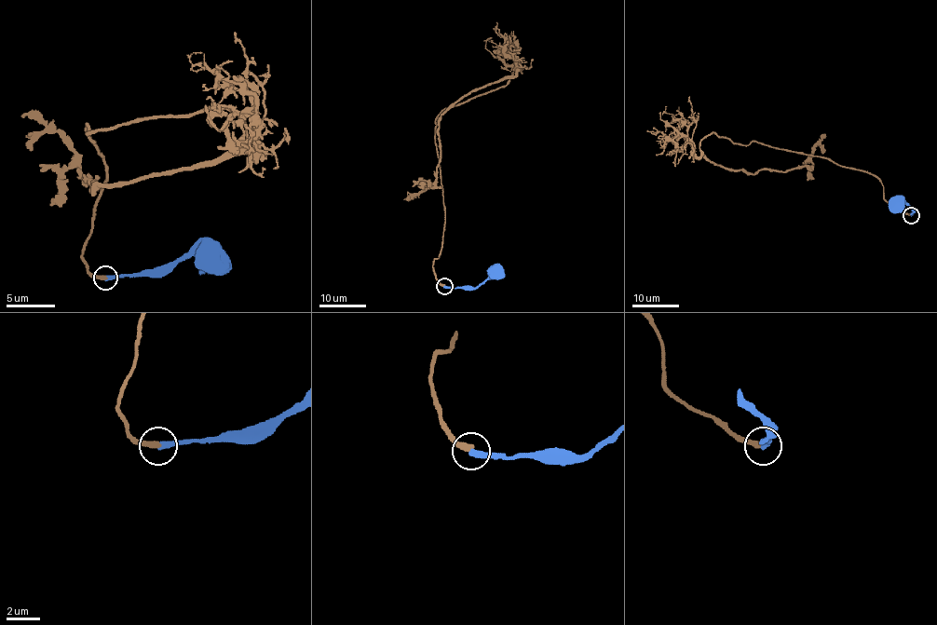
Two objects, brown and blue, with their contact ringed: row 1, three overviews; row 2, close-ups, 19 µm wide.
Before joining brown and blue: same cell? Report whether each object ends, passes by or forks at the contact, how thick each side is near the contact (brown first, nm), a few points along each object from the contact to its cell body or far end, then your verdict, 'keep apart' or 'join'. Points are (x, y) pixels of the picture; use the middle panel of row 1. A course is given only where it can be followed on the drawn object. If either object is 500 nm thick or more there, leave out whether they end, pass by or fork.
brown ends there; blue ends there; 360 nm thick on the brown side, 360 nm on the other; brown runs (443, 286), (433, 267), (445, 216), (436, 118), (511, 74), (464, 94), (442, 115), (434, 186), (403, 199); blue runs (443, 286), (477, 288), (495, 270); keep apart

